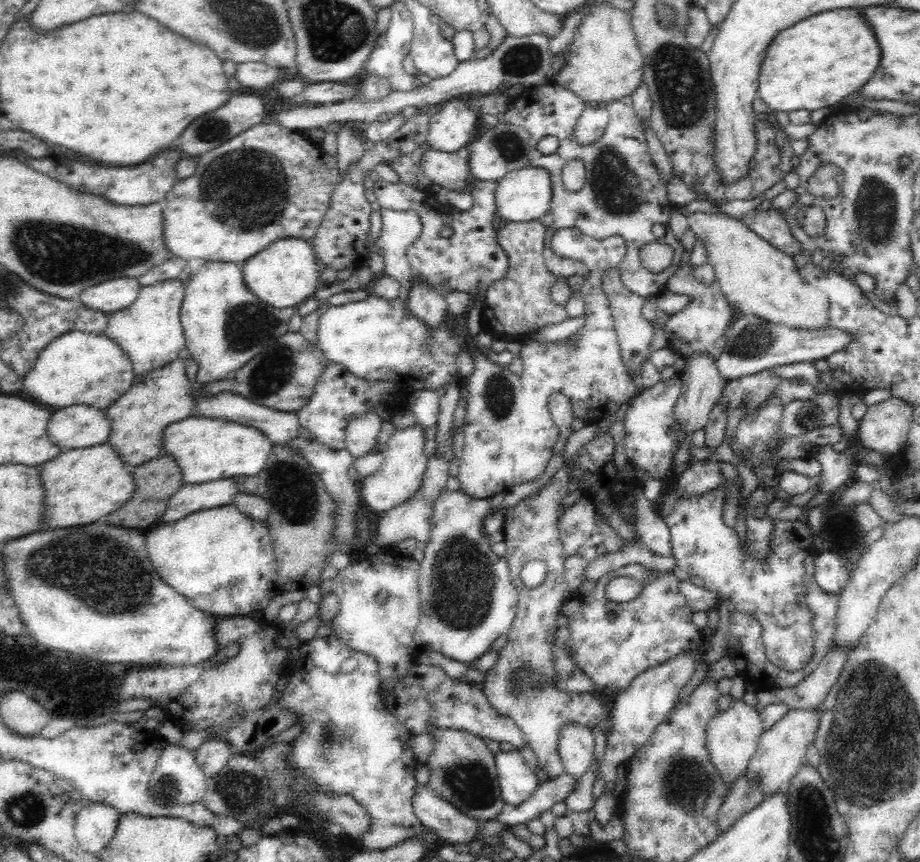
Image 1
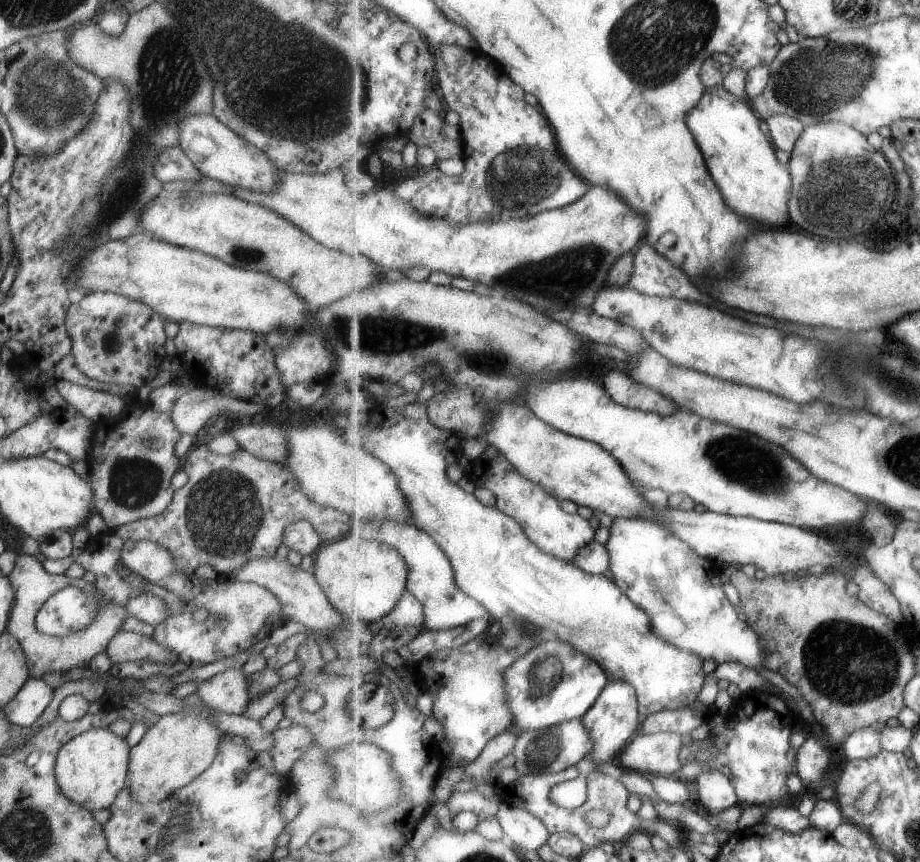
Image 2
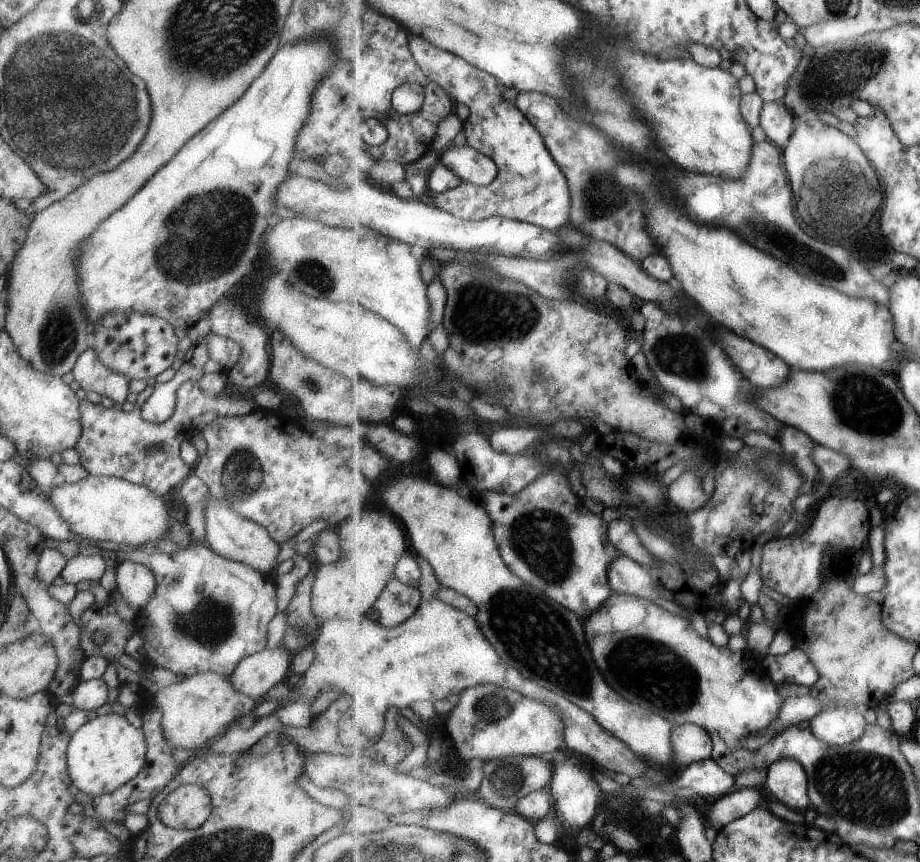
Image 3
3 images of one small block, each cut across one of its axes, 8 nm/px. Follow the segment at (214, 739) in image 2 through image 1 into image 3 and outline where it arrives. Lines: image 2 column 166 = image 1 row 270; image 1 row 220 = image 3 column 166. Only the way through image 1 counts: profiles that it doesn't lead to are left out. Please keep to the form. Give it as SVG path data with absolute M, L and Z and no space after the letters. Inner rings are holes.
M199 672L167 687L158 687L151 698L163 716L161 732L170 748L193 750L223 735L233 721L251 717L255 699L244 696L229 684L228 678L215 672Z

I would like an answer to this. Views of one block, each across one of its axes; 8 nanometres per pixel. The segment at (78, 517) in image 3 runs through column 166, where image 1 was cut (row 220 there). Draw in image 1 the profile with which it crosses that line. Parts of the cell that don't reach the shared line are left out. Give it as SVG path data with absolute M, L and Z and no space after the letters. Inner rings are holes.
M528 165L510 170L497 180L495 203L498 216L509 222L534 221L550 211L553 197L550 175L545 168Z

